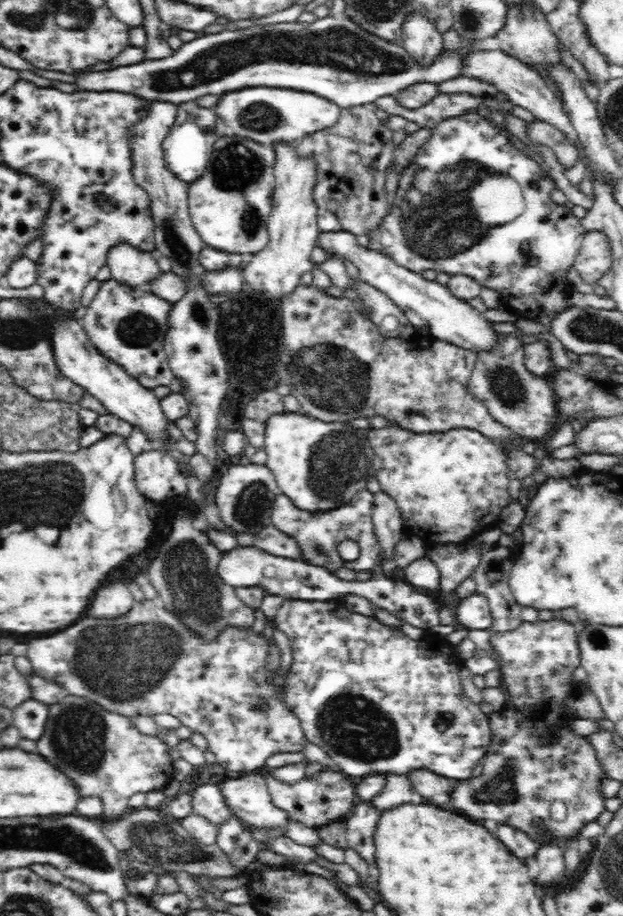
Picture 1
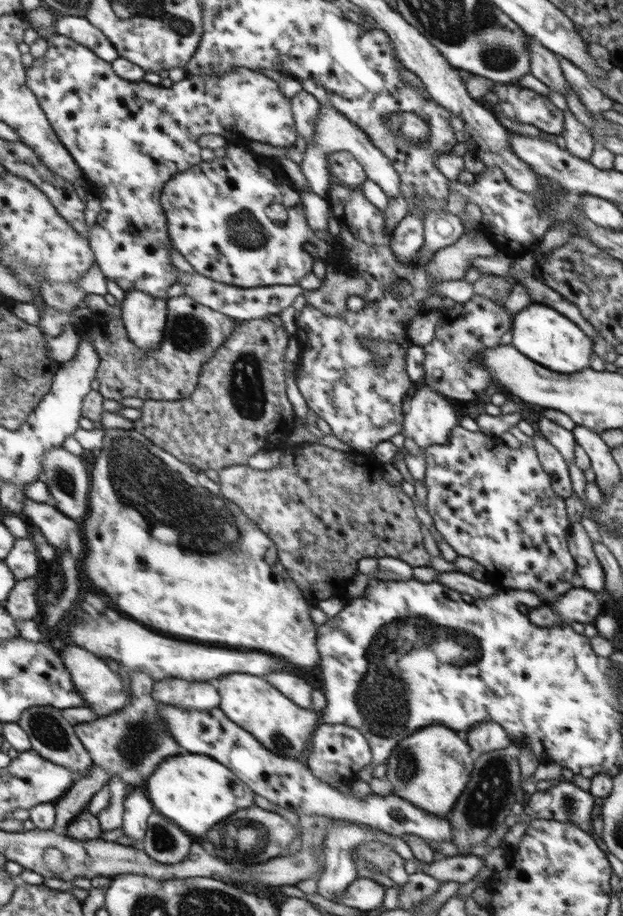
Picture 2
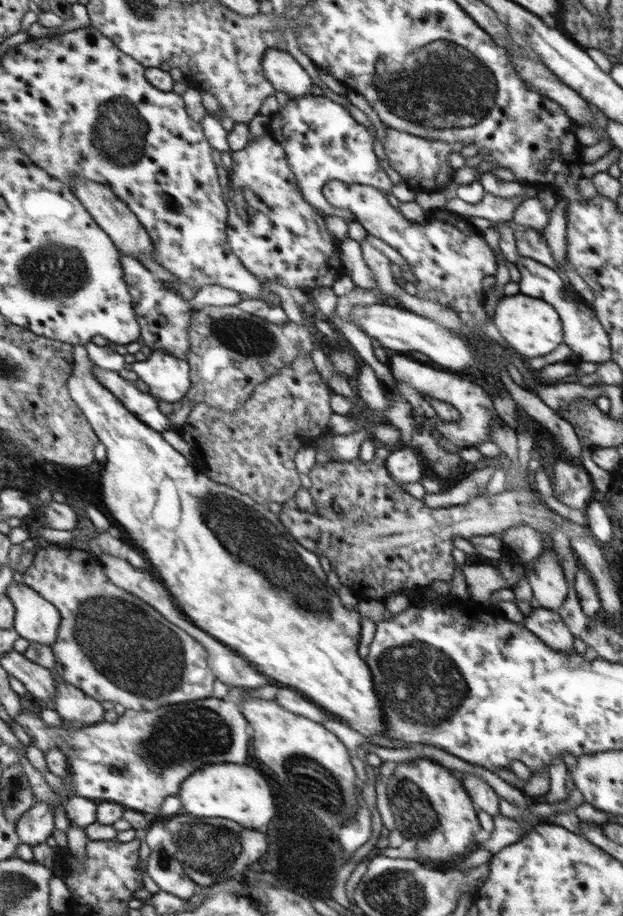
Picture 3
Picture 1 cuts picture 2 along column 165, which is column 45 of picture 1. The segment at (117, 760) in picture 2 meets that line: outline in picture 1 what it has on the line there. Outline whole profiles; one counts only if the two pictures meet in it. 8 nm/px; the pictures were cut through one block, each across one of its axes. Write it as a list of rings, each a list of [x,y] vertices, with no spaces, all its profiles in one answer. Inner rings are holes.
[[[68,695],[60,702],[48,705],[48,720],[40,738],[36,740],[38,754],[72,784],[74,794],[82,798],[98,798],[102,814],[106,818],[120,818],[128,812],[130,798],[134,794],[162,791],[173,778],[173,761],[167,752],[169,747],[157,736],[138,731],[129,717],[112,714],[91,700]]]

